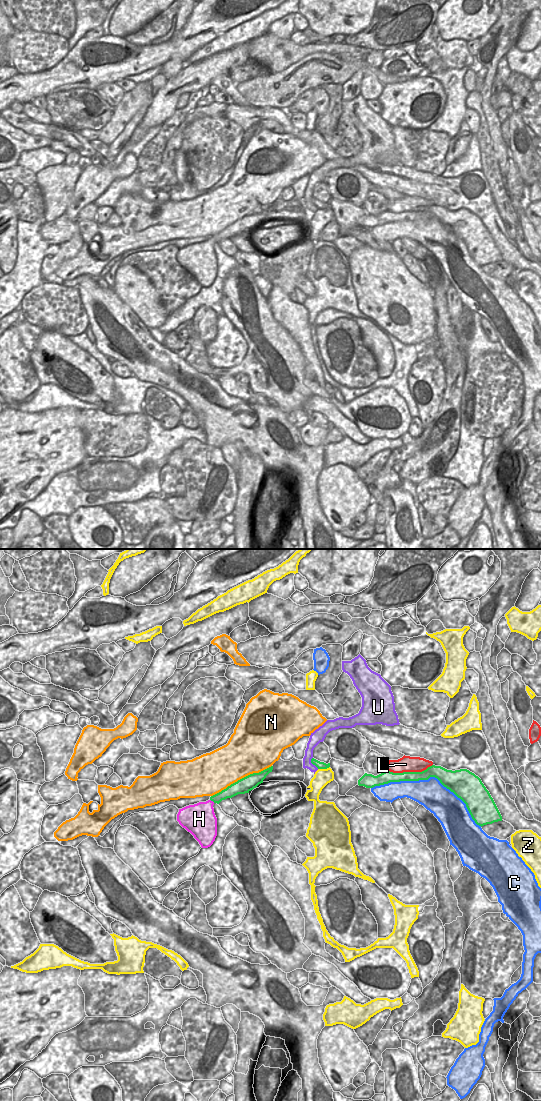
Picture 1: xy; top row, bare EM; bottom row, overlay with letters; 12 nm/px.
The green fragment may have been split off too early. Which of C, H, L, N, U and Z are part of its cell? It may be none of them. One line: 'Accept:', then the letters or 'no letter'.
Accept: H

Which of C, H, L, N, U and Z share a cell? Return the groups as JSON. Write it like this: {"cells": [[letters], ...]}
{"cells": [["C"], ["H"], ["L"], ["N"], ["U"], ["Z"]]}

